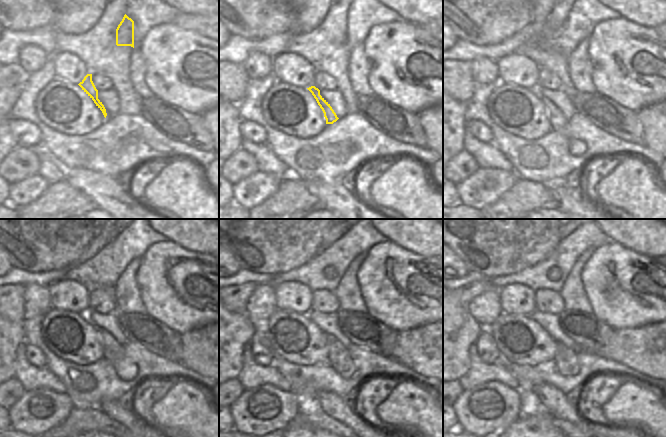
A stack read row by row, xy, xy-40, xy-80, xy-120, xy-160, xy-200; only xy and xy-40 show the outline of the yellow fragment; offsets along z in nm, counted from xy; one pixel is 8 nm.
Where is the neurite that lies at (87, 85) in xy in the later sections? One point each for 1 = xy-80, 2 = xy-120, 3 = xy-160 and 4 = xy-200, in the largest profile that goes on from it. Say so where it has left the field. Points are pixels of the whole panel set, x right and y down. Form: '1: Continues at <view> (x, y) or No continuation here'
1: Continues at xy-80 (557, 121)
2: Continues at xy-120 (113, 352)
3: Continues at xy-160 (339, 358)
4: Continues at xy-200 (565, 361)

